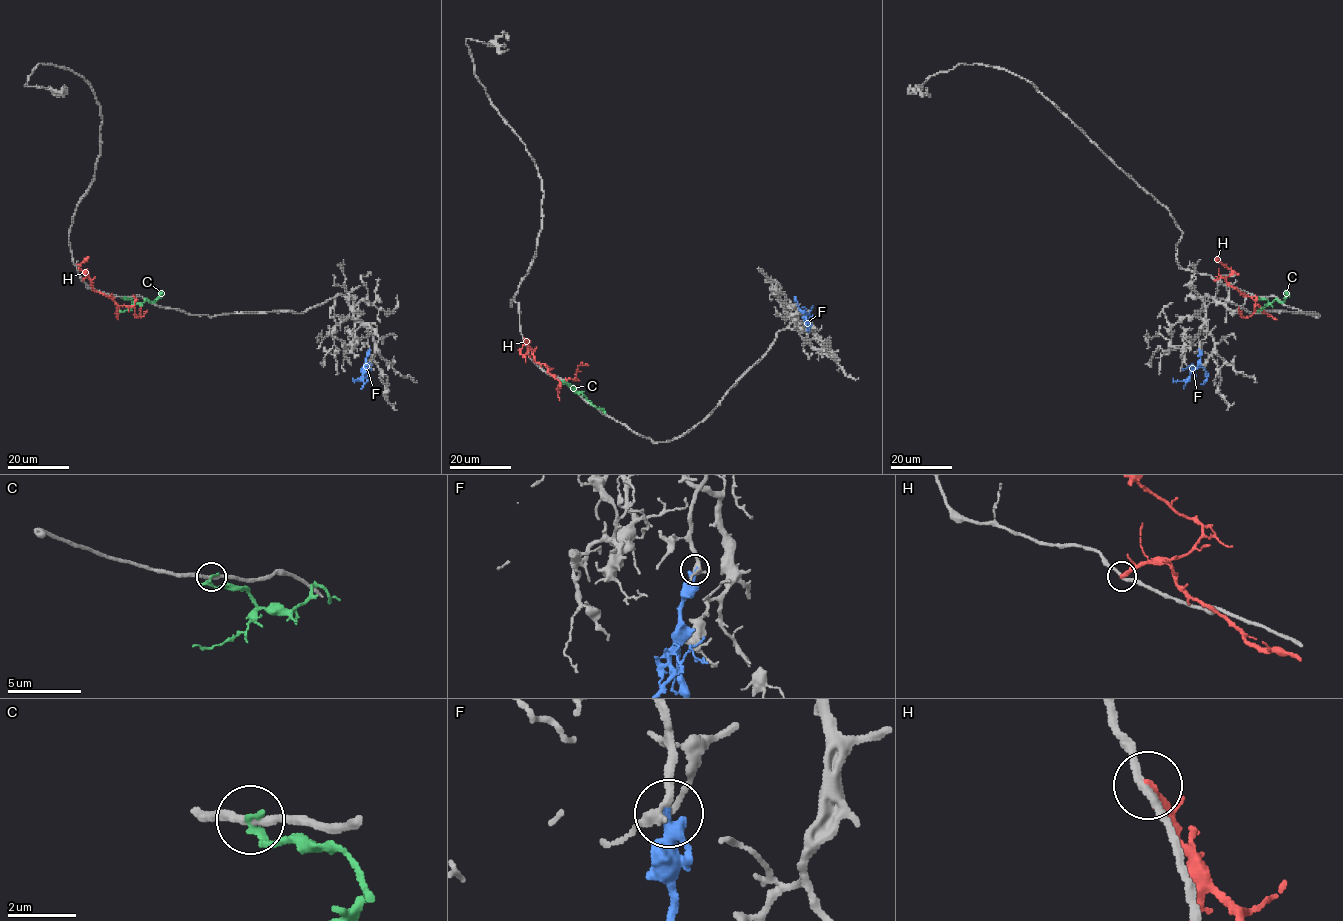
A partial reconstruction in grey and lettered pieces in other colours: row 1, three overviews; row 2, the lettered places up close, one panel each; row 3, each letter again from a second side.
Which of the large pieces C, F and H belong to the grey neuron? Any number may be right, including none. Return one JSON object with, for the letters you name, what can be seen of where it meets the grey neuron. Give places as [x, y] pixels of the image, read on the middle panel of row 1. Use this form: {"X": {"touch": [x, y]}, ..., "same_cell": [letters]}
{"F": {"touch": [810, 323]}, "same_cell": ["F"]}

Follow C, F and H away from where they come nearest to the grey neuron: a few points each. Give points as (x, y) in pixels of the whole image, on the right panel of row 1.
C: (1258, 297), (1270, 303), (1275, 299), (1283, 301), (1286, 294), (1290, 296)
F: (1200, 350), (1200, 363), (1190, 375), (1183, 380), (1174, 381), (1172, 377)
H: (1215, 281), (1224, 278), (1258, 305), (1253, 314), (1244, 317), (1242, 310)

